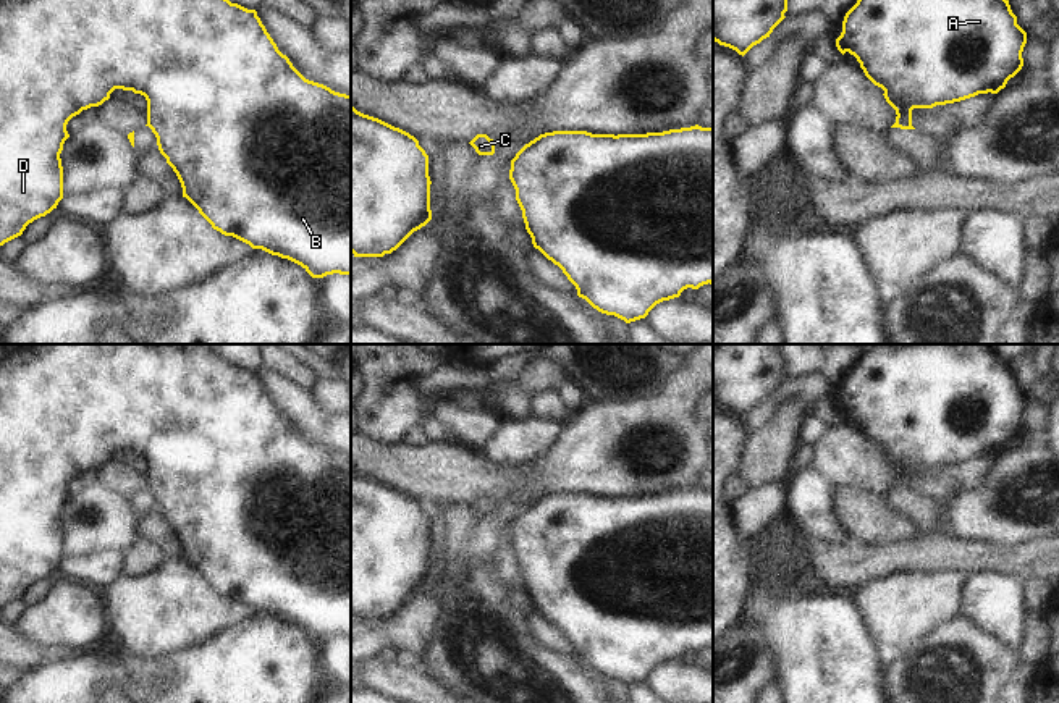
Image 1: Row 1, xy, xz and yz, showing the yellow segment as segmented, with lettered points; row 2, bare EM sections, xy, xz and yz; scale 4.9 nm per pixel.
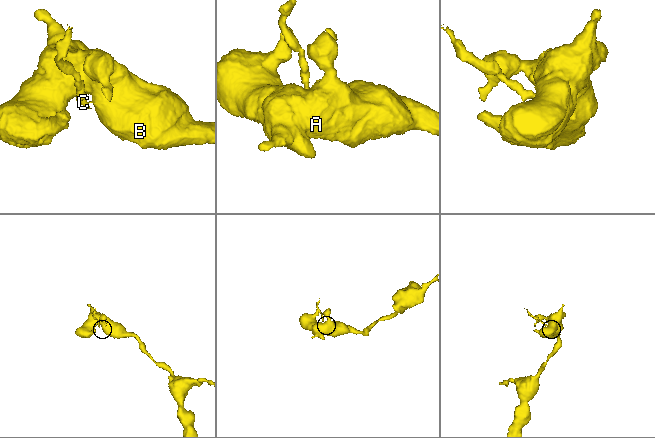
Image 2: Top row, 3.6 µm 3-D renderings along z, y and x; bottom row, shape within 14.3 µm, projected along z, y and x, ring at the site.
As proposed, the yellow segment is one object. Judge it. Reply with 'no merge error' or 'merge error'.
merge error

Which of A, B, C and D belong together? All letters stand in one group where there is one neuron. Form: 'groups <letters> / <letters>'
groups A B D / C

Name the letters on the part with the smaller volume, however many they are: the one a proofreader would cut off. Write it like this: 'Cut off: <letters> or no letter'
Cut off: C.

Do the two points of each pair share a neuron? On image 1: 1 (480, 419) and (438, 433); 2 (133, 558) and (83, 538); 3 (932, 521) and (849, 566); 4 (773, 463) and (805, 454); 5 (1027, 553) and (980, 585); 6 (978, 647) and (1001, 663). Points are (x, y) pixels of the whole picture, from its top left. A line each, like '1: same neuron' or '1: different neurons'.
1: different neurons
2: different neurons
3: different neurons
4: different neurons
5: different neurons
6: same neuron

